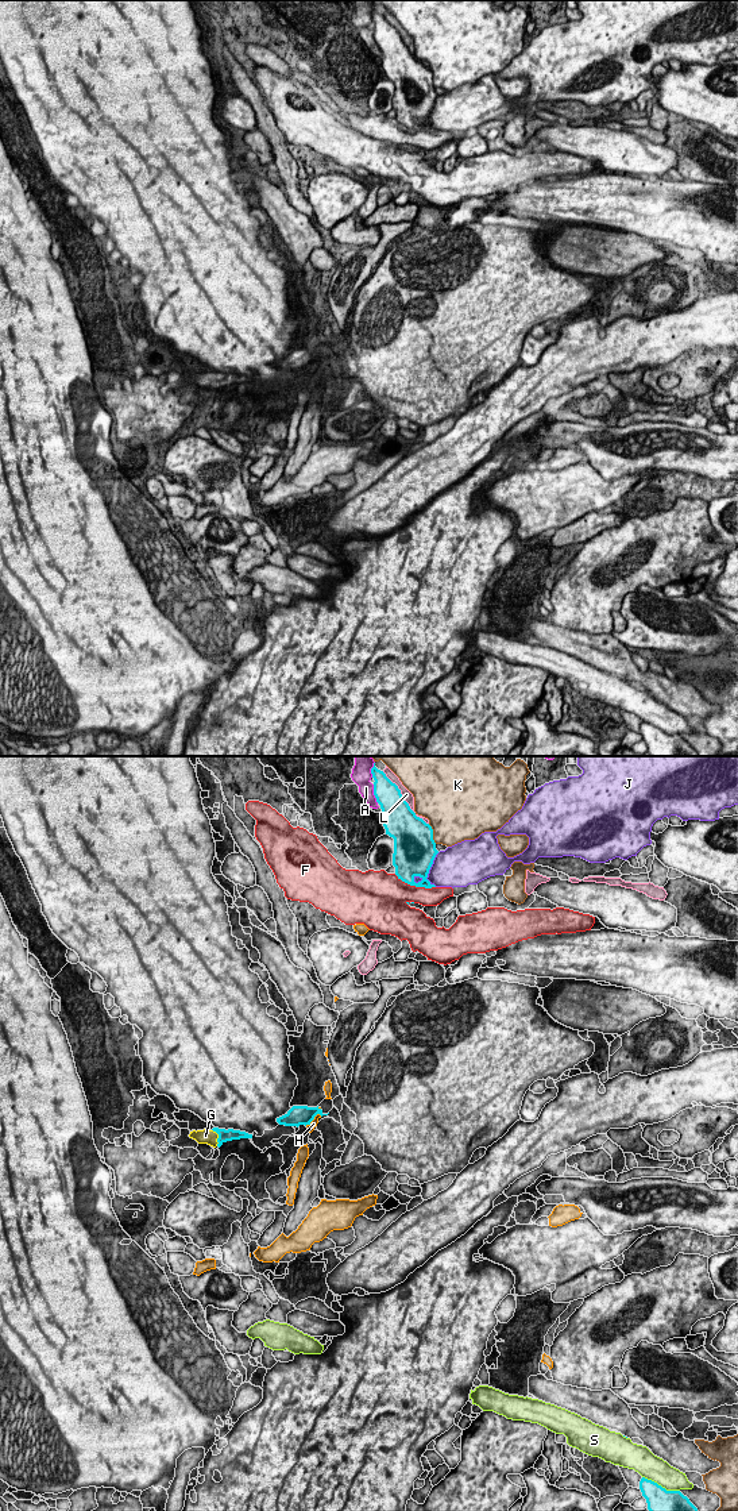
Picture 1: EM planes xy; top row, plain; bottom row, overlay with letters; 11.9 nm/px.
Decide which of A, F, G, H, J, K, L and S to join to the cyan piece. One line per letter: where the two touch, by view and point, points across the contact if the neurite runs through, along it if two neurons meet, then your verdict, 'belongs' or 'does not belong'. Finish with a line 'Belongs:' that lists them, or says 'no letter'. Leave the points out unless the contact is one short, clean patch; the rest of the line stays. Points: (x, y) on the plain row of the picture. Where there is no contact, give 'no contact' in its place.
A: meets cyan in xy at (374, 38); does not belong
F: meets cyan in xy at (414, 128); does not belong
G: meets cyan in xy at (219, 381); runs through xy (230, 378), (219, 381), (205, 380); belongs
H: meets cyan in xy at (313, 362); does not belong
J: meets cyan in xy at (429, 112); does not belong
K: meets cyan in xy at (432, 77); does not belong
L: meets cyan in xy at (404, 43); does not belong
S: meets cyan in xy at (660, 729); does not belong
Belongs: G

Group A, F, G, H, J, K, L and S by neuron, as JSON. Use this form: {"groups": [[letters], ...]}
{"groups": [["A"], ["F"], ["G"], ["H"], ["J"], ["K"], ["L"], ["S"]]}

